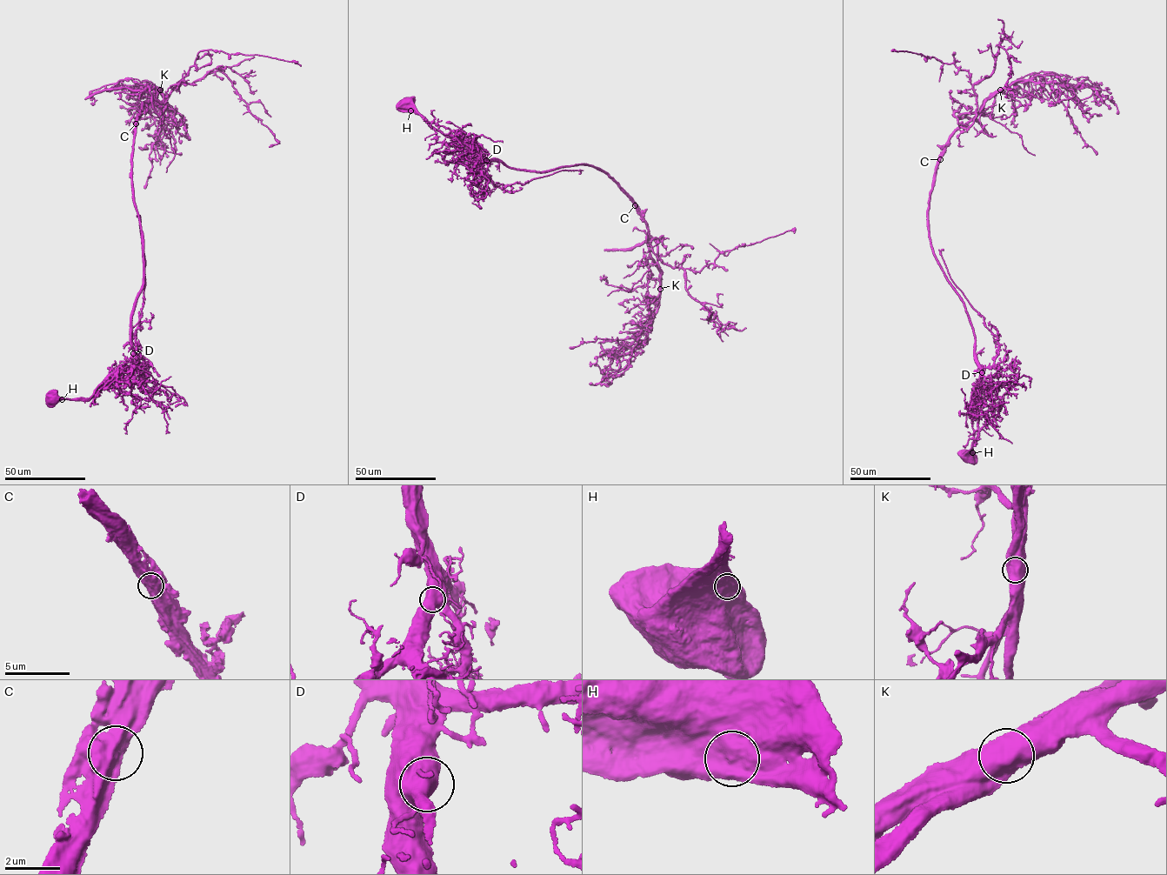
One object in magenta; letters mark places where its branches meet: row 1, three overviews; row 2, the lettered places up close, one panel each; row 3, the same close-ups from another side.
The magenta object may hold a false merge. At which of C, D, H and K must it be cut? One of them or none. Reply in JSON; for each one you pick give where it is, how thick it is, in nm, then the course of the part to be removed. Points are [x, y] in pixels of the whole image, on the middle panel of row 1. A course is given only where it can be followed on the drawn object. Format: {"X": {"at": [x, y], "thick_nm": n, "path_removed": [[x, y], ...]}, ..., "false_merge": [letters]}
{"K": {"at": [660, 289], "thick_nm": 1150, "path_removed": [[659, 289], [660, 237], [651, 240], [651, 248], [663, 263], [684, 271], [685, 290], [713, 319], [700, 309]]}, "false_merge": ["K"]}

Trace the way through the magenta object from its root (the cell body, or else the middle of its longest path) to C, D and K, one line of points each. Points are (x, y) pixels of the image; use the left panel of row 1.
C: (51, 399), (88, 398), (132, 353), (130, 313), (143, 283), (144, 265), (132, 184), (136, 123)
D: (51, 399), (84, 400), (133, 353)
K: (51, 399), (88, 398), (132, 353), (130, 313), (144, 265), (132, 192), (132, 152), (143, 103), (160, 90)

